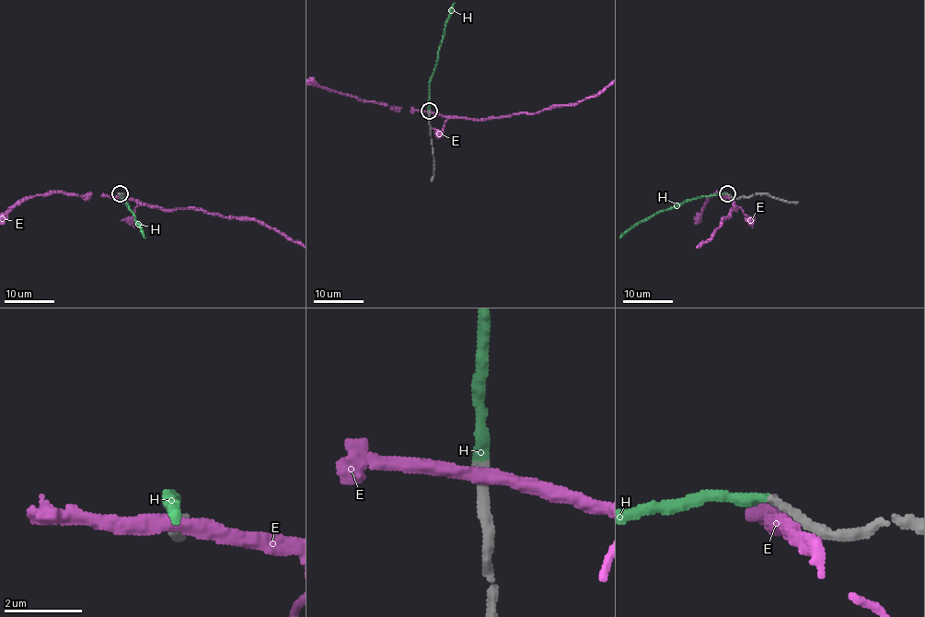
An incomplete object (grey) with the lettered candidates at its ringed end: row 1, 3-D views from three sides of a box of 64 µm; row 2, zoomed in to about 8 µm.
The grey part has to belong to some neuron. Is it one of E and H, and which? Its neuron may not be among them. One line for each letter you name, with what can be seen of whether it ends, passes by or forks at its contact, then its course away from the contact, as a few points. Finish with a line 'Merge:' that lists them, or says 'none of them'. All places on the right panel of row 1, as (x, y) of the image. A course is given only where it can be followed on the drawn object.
H: It ends there. Its course: (727, 194), (701, 195), (685, 200), (641, 220), (619, 238)
Merge: H

